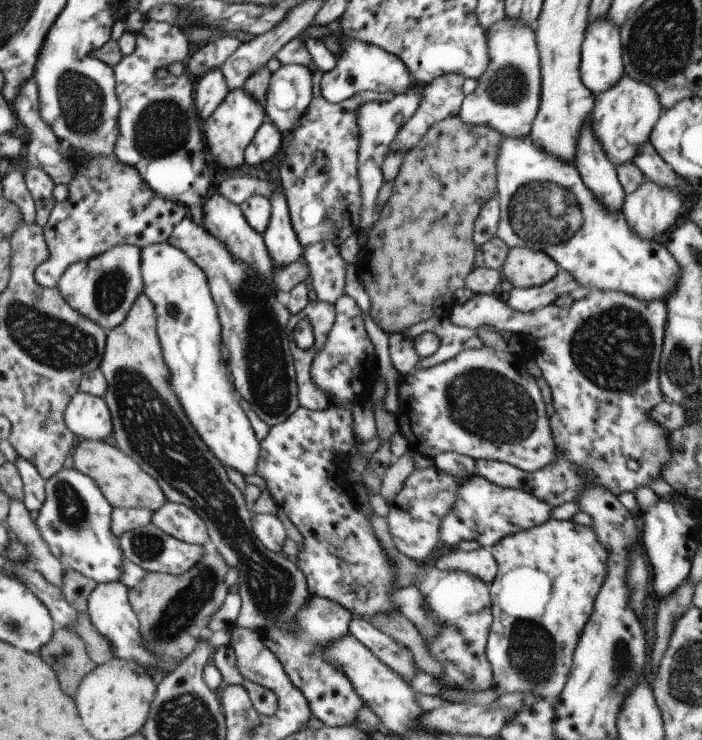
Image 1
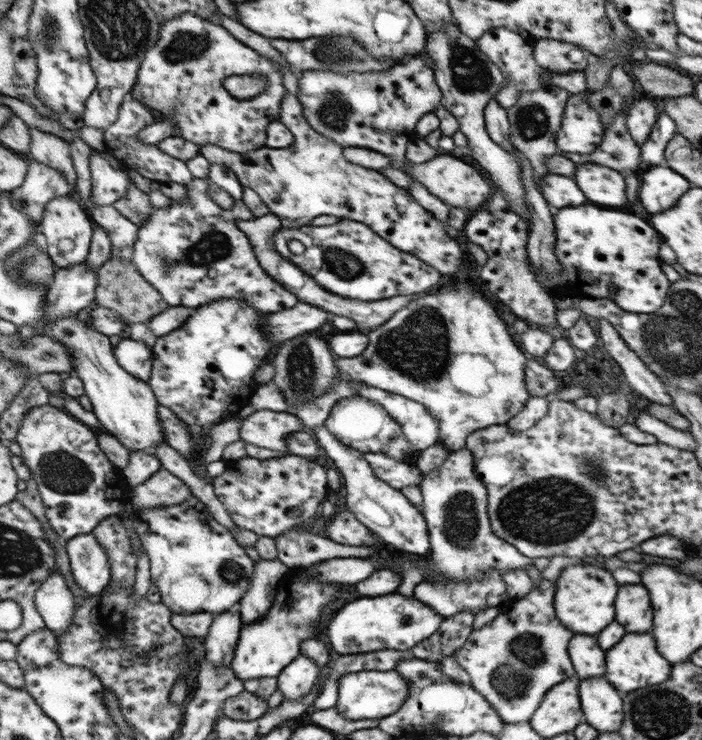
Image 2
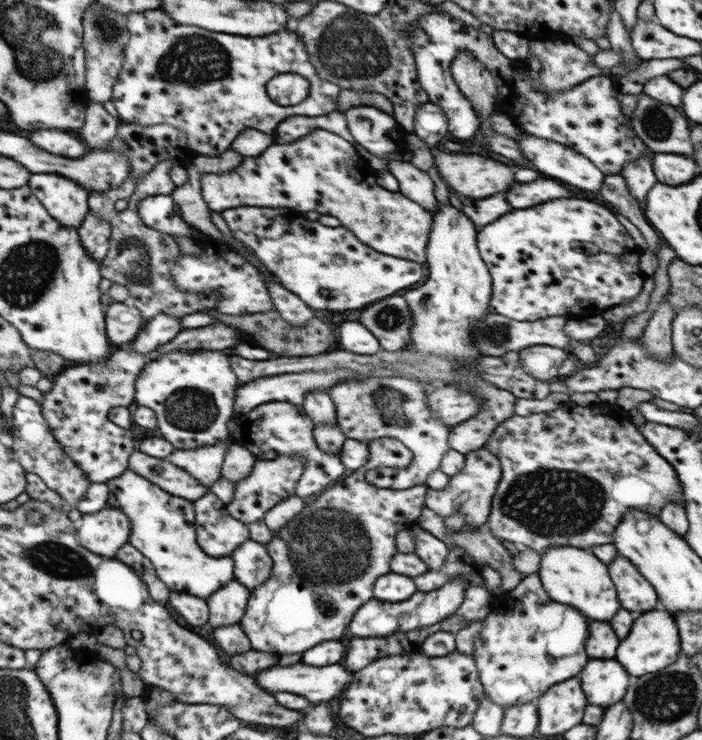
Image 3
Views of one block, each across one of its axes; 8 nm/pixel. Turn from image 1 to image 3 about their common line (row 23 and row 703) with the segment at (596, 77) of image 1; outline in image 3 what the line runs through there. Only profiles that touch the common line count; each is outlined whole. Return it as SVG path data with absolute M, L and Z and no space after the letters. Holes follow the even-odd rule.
M589 658L577 676L586 702L601 708L622 701L630 676L613 659Z

